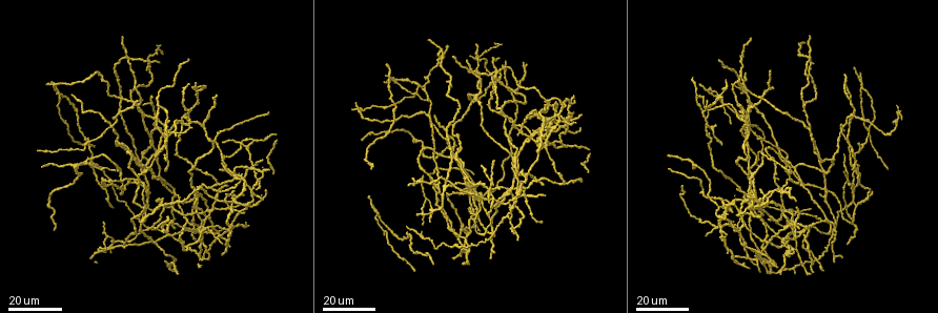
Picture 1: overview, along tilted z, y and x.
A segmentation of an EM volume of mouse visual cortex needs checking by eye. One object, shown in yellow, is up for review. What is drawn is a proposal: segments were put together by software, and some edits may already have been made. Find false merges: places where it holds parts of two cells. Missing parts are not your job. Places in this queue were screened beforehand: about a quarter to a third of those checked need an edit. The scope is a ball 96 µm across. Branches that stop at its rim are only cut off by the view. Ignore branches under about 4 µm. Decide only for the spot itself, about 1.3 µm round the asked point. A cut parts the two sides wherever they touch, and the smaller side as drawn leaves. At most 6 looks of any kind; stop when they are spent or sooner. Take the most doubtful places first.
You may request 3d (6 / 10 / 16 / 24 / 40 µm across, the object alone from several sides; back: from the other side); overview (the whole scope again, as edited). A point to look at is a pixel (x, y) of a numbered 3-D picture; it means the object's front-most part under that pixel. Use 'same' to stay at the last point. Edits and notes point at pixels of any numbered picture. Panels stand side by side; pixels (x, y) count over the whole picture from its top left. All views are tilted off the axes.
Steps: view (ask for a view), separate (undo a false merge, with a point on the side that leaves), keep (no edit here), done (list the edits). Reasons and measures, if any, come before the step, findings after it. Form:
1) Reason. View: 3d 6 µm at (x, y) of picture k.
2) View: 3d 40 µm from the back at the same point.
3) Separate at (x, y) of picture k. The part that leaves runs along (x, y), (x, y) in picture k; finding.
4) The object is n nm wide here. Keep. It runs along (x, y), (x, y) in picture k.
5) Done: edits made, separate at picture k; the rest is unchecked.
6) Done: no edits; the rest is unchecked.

Three arms meet. View: 3d 16 µm at (759, 203) of picture 1.

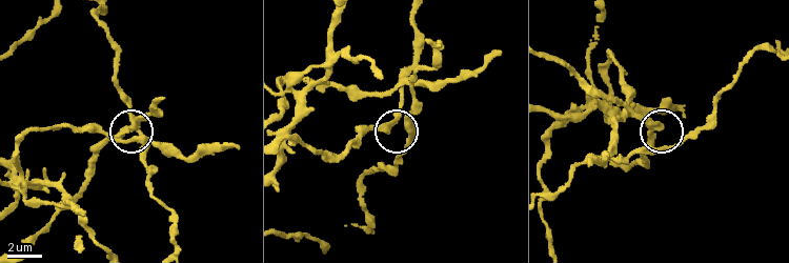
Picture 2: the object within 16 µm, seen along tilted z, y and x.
View: 3d 10 µm at (133, 127) of picture 2.

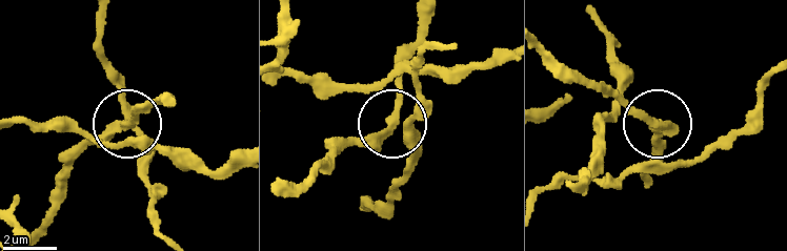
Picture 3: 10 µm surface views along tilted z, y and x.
The side arm is 13 µm long. Keep. It runs along (286, 181), (384, 127), (396, 53) in picture 3; one cell here.

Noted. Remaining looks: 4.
Four arms meet. View: 3d 24 µm at (519, 130) of picture 1.

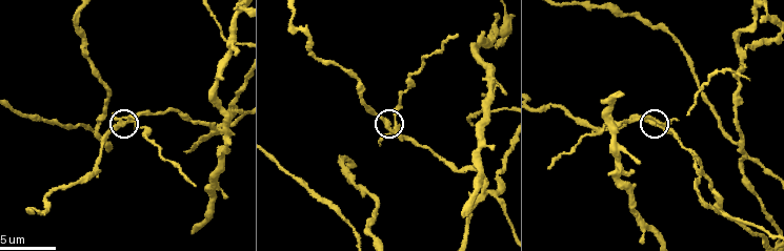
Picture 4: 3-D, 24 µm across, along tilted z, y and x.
Zoom in. View: 3d 6 µm at (396, 128) of picture 4.

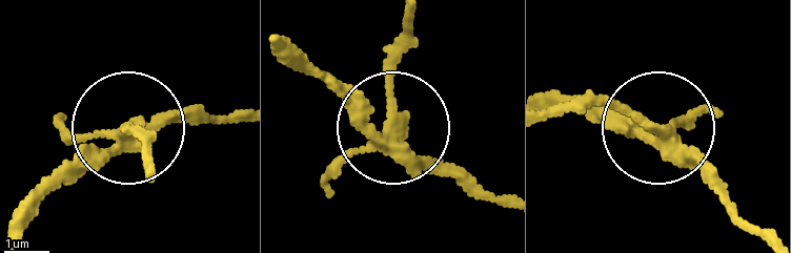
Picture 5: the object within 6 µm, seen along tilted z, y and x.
4 arms meet here. Separate at (61, 132) of picture 5. The part that leaves runs along (667, 143), (614, 107), (547, 111) in picture 5; two cells meet here.

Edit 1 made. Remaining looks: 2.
Done: edits made, separate at picture 5; the rest is unchecked.

